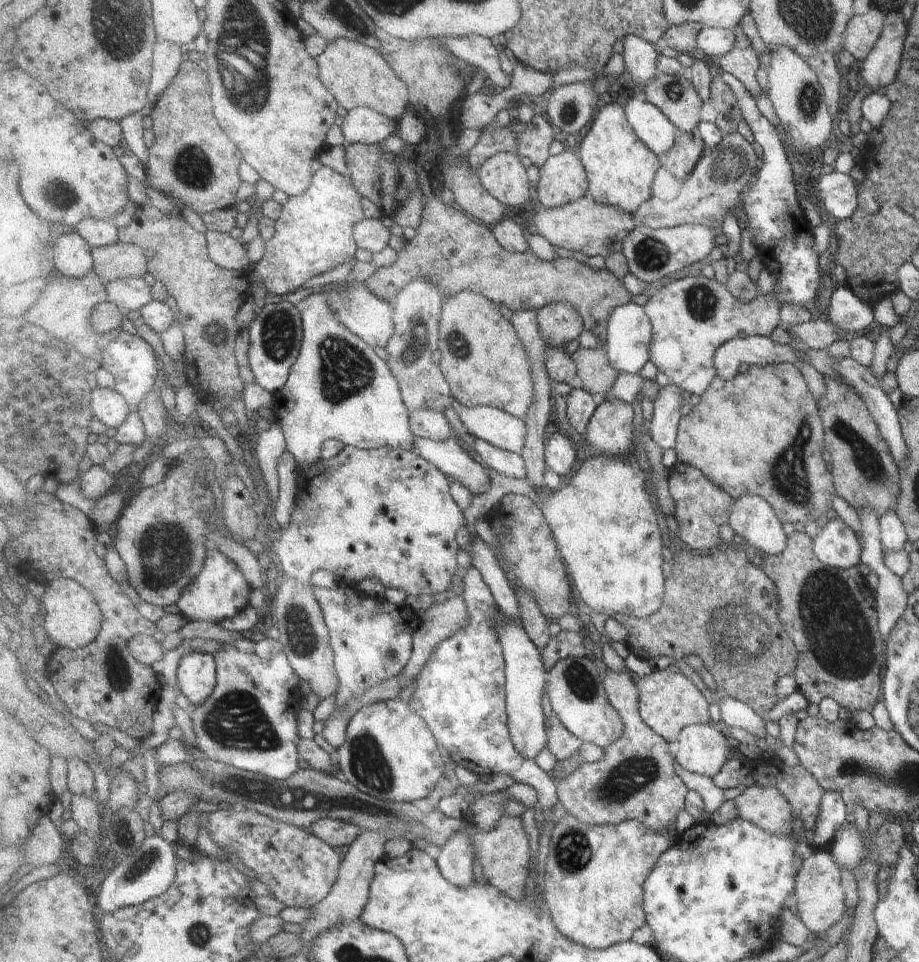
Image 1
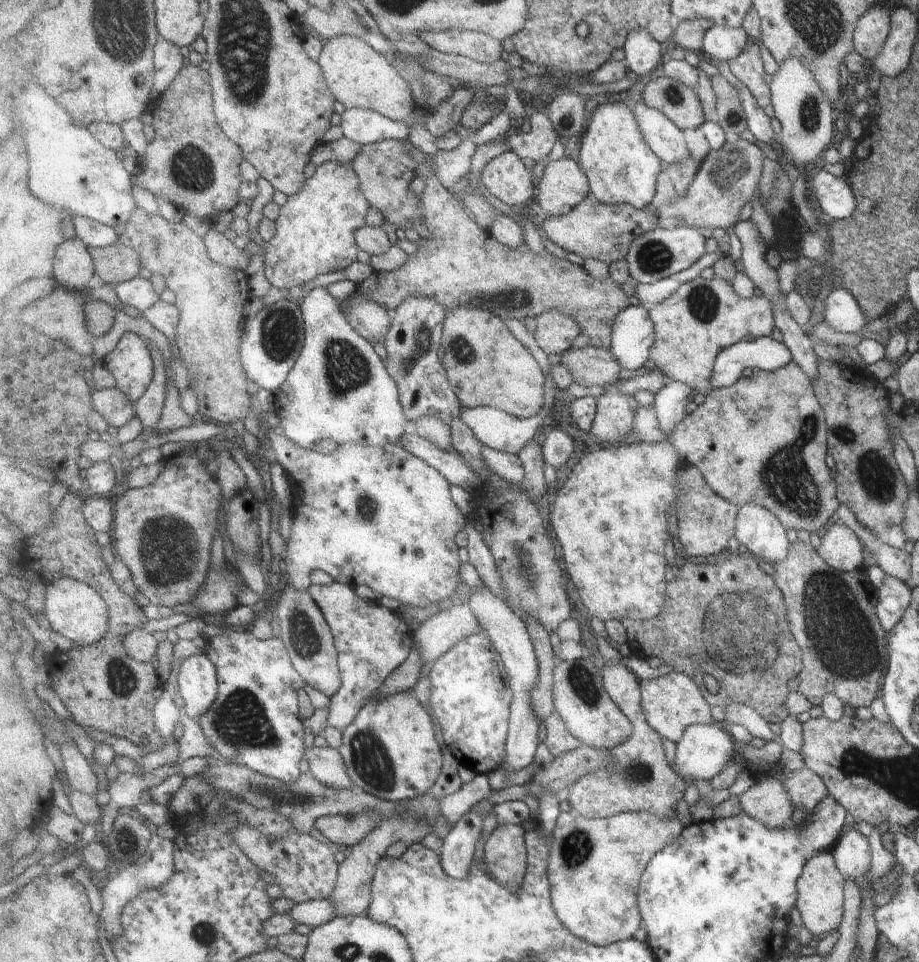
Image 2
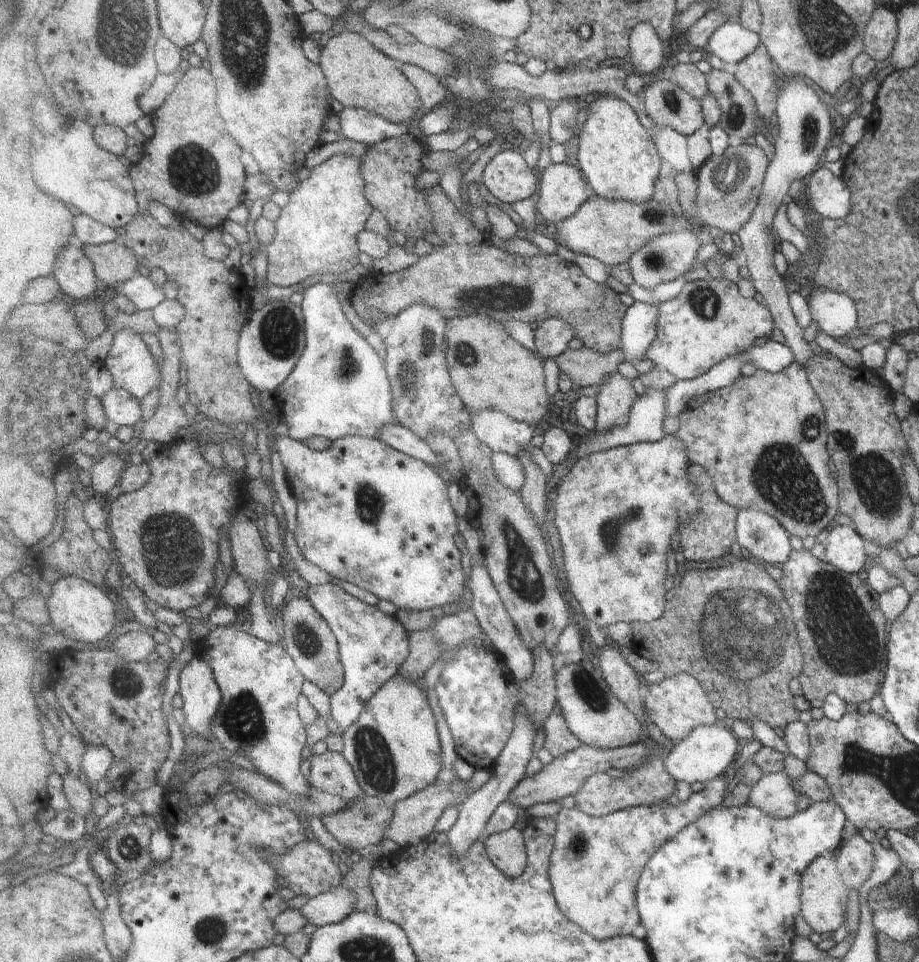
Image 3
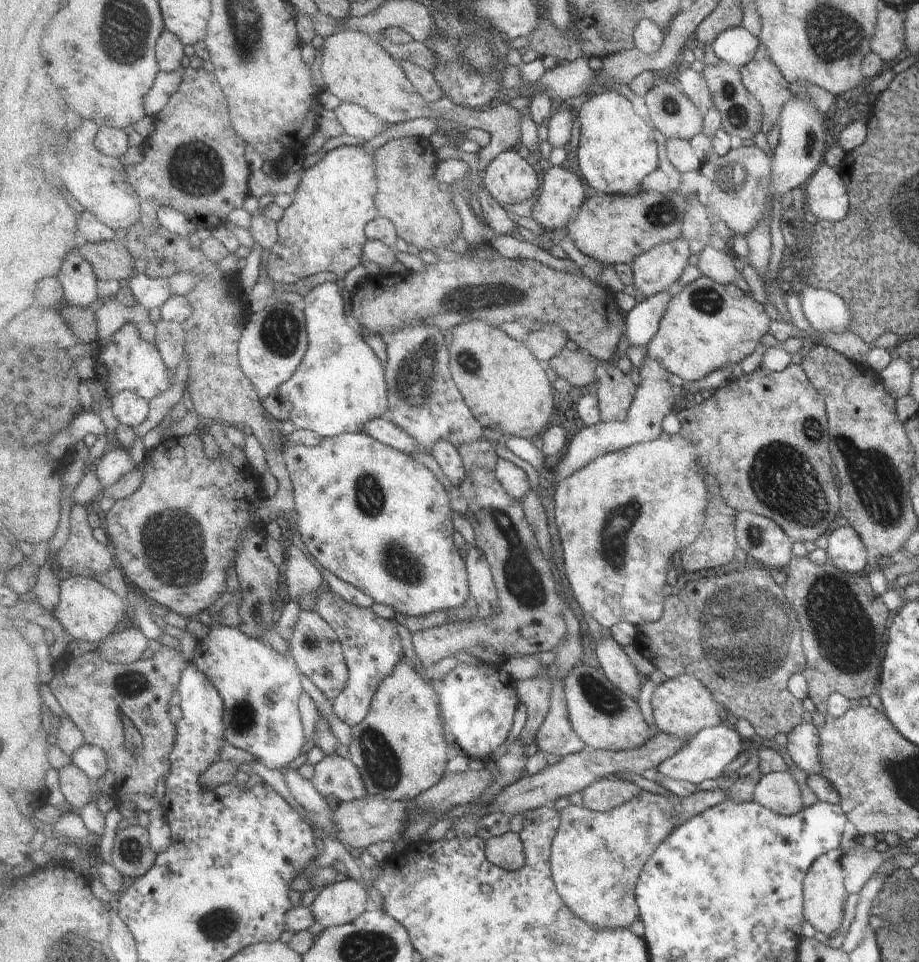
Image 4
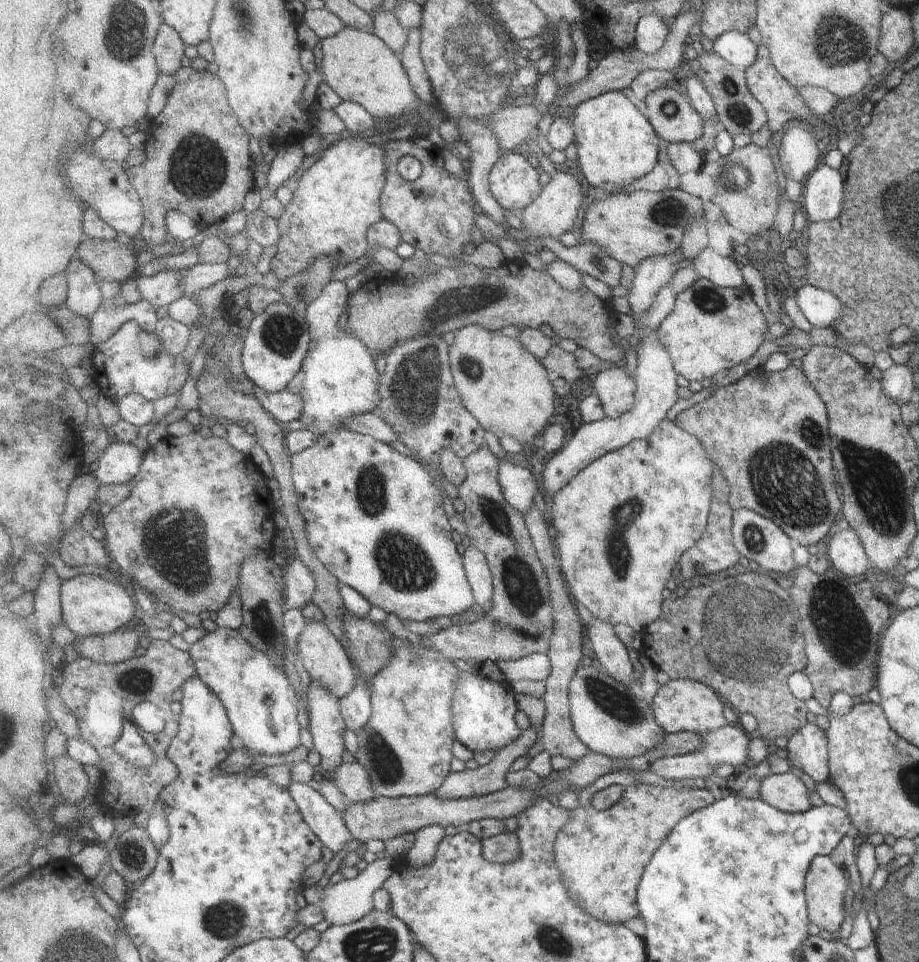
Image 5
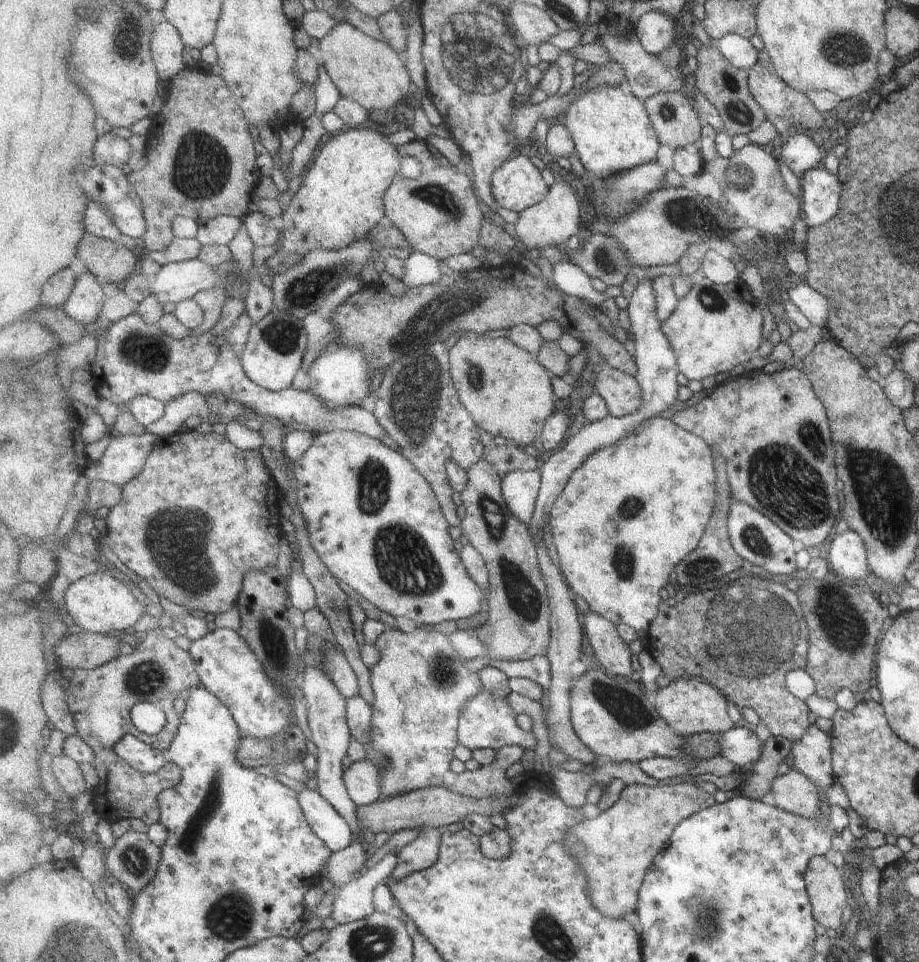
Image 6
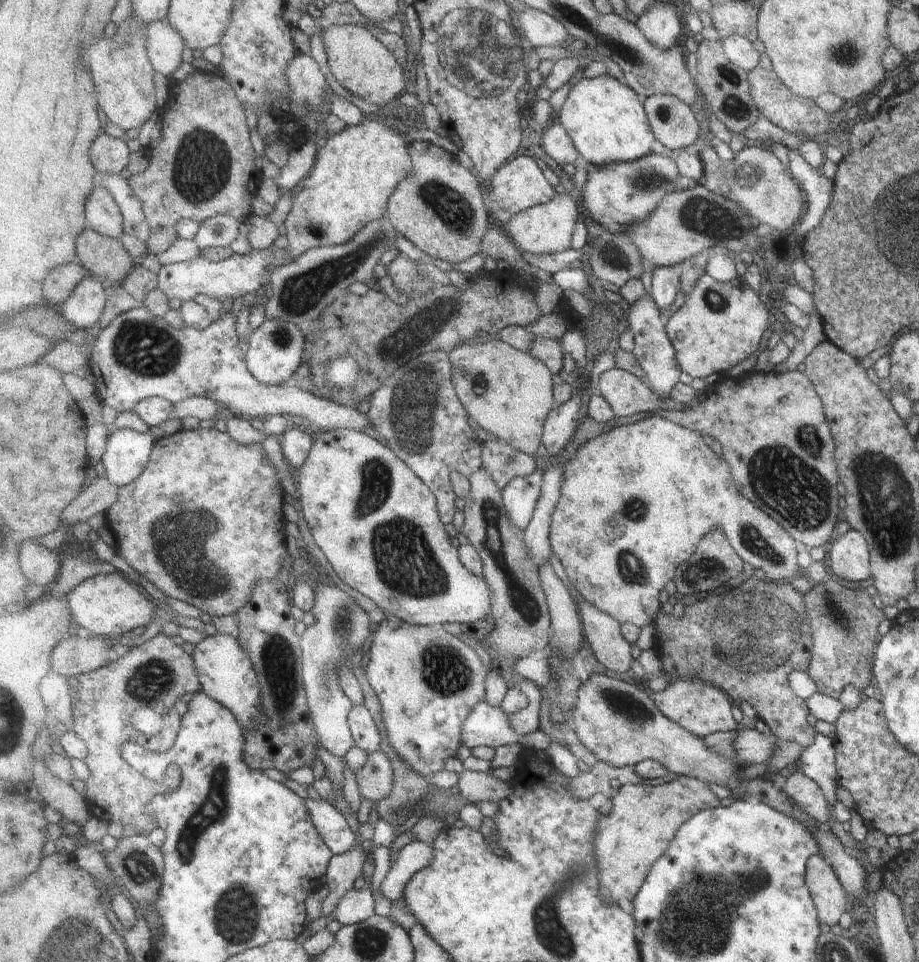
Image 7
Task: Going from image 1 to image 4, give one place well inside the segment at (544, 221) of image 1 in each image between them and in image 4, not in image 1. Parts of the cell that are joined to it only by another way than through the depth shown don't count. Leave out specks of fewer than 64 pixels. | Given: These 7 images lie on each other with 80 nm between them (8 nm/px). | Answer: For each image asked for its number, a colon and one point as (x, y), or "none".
2: (593, 230)
3: (613, 231)
4: (613, 229)

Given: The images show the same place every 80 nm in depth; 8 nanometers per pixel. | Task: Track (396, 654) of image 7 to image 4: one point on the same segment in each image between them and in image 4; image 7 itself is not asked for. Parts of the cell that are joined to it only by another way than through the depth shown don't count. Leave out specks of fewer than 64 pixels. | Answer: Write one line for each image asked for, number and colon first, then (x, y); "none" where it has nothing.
4: (400, 749)
5: (406, 746)
6: (421, 683)

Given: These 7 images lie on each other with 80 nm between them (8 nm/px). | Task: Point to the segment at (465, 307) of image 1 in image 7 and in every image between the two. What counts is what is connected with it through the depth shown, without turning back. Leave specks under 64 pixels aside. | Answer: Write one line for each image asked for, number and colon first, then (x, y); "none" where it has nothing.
2: (494, 369)
3: (491, 371)
4: (506, 386)
5: (509, 391)
6: (508, 391)
7: (508, 392)

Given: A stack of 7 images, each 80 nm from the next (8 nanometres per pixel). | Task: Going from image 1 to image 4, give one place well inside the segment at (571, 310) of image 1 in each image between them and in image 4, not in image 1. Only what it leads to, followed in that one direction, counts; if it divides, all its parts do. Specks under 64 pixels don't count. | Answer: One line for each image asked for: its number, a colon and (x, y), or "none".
2: (556, 332)
3: (553, 335)
4: (545, 343)

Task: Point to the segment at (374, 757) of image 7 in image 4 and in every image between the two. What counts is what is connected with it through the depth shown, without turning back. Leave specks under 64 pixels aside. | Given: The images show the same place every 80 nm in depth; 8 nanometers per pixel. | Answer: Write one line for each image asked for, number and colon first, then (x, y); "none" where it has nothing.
4: (334, 775)
5: (353, 779)
6: (363, 779)

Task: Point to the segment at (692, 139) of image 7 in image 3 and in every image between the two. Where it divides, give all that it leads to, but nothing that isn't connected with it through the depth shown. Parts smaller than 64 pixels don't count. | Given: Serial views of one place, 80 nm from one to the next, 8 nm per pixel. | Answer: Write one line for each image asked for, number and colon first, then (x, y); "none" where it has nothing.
3: (668, 105)
4: (673, 113)
5: (676, 120)
6: (675, 118)

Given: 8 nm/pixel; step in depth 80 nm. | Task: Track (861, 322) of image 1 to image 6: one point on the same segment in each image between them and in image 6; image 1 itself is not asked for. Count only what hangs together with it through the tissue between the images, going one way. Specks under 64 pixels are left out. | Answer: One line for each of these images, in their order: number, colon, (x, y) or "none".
2: (840, 312)
3: (835, 315)
4: (826, 312)
5: (821, 309)
6: (817, 309)

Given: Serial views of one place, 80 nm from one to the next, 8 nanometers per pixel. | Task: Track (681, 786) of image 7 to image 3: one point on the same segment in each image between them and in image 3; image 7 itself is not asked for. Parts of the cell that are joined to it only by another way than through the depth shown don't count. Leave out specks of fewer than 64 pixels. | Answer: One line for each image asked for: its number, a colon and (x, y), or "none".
3: (597, 863)
4: (597, 858)
5: (603, 856)
6: (618, 847)

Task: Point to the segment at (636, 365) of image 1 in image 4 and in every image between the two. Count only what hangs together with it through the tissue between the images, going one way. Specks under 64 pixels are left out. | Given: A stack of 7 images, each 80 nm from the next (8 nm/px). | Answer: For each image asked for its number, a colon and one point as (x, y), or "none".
2: (634, 336)
3: (640, 326)
4: (643, 322)

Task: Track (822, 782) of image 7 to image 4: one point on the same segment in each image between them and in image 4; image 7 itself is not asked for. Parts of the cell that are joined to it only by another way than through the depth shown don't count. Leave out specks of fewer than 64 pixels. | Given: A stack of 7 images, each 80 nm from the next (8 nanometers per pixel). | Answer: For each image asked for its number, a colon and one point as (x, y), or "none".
4: (801, 747)
5: (805, 750)
6: (810, 755)

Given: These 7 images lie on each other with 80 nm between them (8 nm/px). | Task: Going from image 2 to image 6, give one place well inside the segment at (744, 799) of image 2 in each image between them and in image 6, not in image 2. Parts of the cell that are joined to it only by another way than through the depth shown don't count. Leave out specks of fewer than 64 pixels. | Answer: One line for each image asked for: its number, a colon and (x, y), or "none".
3: (773, 793)
4: (777, 791)
5: (784, 791)
6: (791, 792)

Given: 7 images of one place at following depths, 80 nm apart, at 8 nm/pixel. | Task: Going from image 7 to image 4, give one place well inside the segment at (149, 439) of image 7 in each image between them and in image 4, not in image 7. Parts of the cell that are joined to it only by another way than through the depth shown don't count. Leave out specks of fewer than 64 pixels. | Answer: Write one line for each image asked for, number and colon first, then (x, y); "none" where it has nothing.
4: (116, 462)
5: (120, 462)
6: (125, 457)

